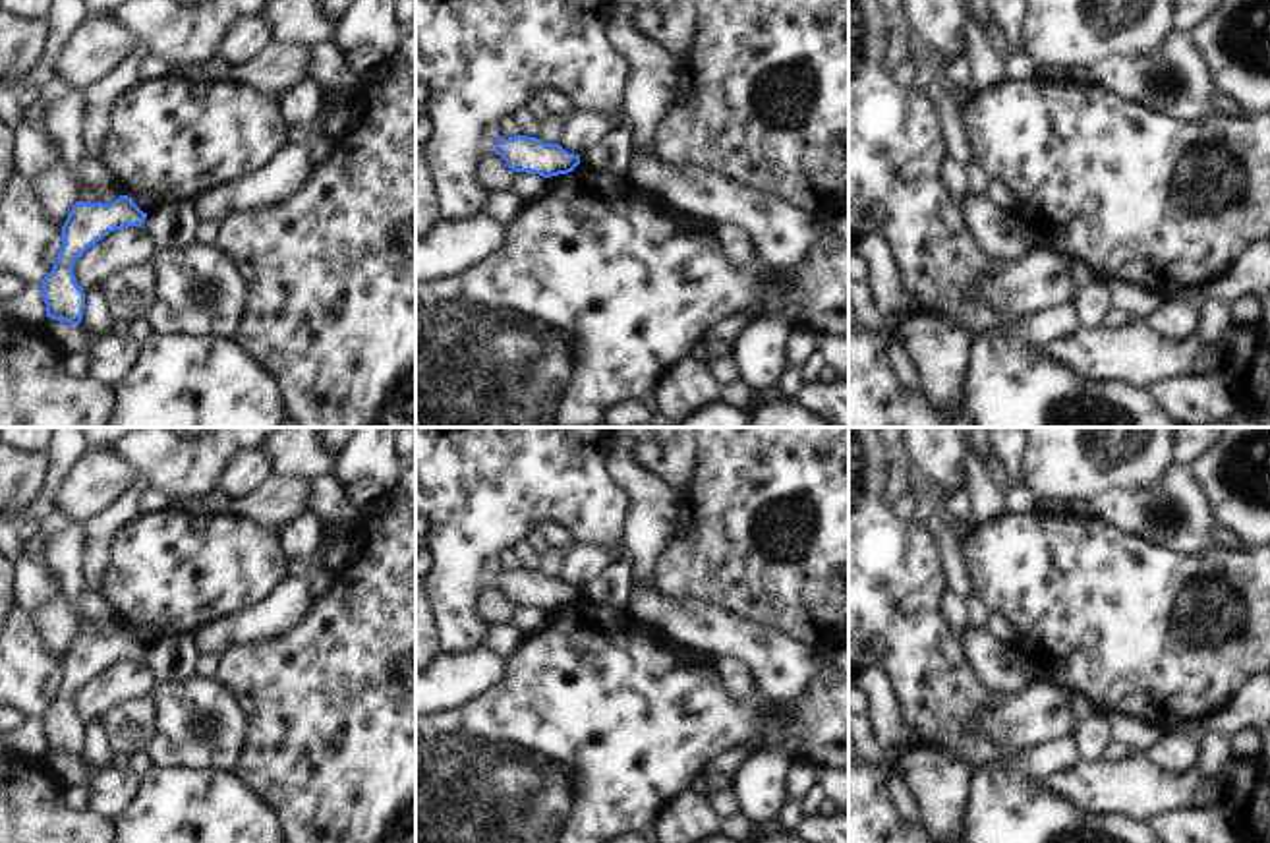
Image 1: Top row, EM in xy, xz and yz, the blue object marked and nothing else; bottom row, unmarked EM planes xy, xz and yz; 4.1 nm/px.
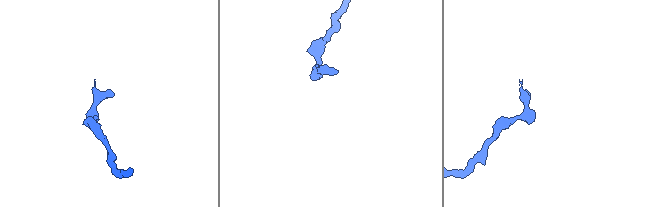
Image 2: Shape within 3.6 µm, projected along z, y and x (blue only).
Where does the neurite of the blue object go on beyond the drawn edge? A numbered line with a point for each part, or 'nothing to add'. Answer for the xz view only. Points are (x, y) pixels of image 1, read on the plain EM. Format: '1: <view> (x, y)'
nothing to add.

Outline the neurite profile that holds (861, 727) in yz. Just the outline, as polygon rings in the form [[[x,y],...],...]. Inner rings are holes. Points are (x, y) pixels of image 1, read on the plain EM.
[[[849,712],[849,733],[854,741],[858,756],[862,756],[868,764],[878,764],[889,771],[889,793],[897,804],[899,816],[920,818],[920,806],[912,795],[910,785],[899,771],[891,768],[891,764],[881,754],[870,715],[856,715]]]

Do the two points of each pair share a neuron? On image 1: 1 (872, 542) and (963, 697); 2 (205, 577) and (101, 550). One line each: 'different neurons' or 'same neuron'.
1: same neuron
2: different neurons

